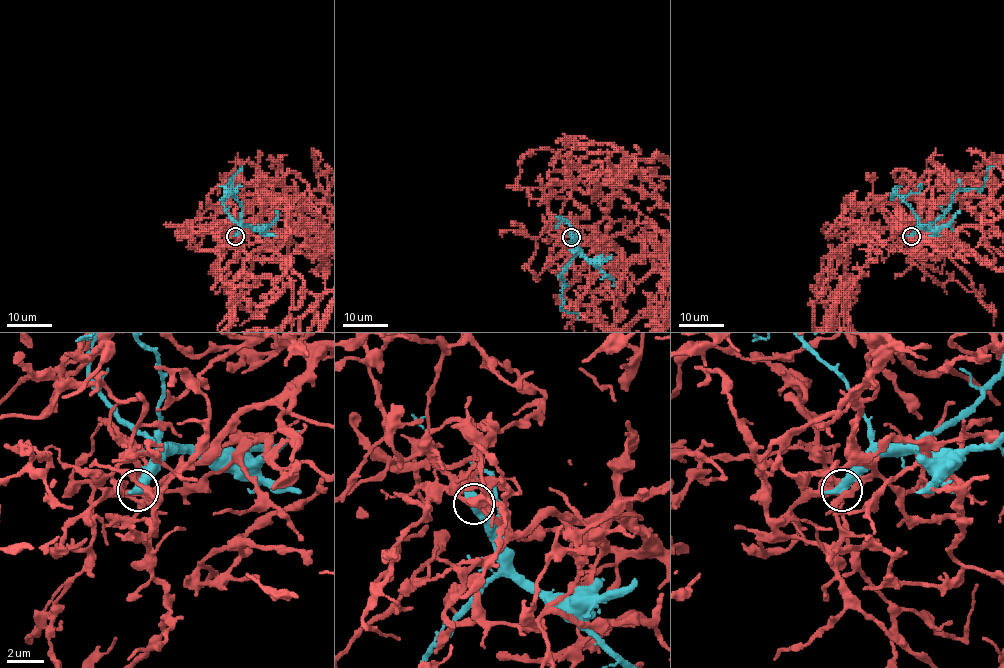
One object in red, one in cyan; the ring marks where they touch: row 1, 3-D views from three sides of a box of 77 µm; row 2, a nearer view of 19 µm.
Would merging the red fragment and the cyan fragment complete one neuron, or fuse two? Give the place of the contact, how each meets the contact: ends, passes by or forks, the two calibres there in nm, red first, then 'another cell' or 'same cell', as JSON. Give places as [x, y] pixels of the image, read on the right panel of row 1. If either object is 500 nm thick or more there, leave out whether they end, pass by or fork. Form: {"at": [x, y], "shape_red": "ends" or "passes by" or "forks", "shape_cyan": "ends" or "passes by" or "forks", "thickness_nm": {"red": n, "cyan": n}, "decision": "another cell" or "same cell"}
{"at": [911, 236], "thickness_nm": {"red": 260, "cyan": 650}, "decision": "another cell"}

